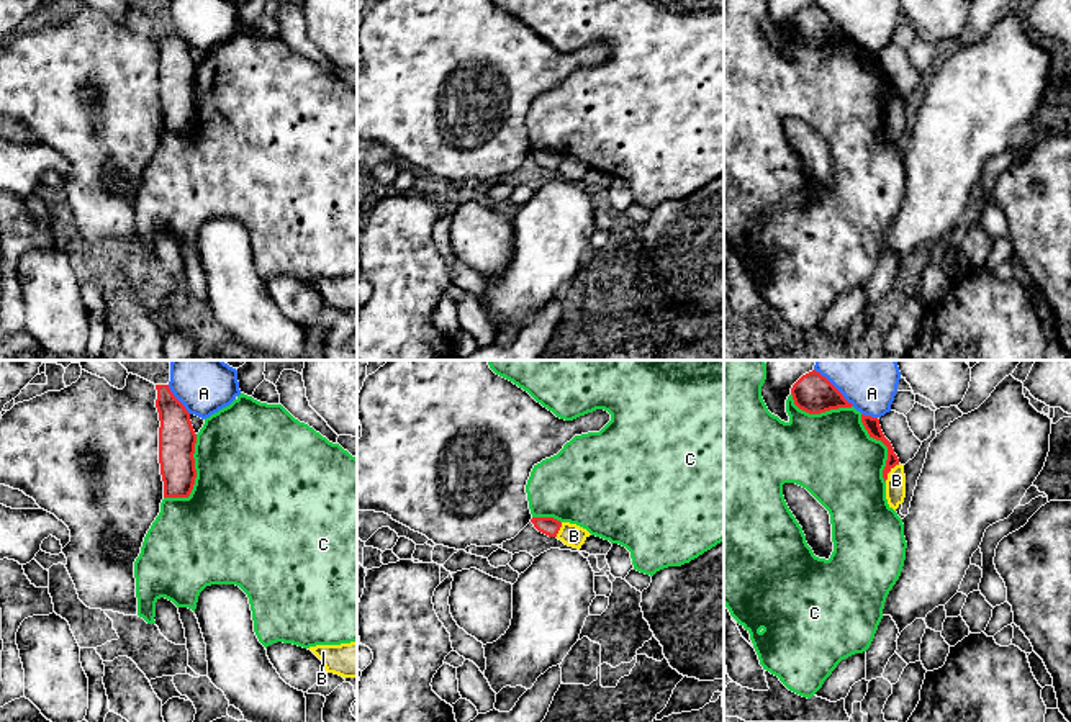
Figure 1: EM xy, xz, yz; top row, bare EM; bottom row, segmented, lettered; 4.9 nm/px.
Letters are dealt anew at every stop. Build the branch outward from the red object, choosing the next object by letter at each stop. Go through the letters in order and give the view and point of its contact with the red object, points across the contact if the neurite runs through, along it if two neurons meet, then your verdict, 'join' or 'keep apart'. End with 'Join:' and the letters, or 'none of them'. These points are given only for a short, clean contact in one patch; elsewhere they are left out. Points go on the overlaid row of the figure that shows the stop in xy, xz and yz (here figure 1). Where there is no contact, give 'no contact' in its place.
A: contact xy (177, 400); keep apart
B: contact yz (890, 470); border yz (899, 464), (885, 480); keep apart
C: contact xy (195, 477); keep apart
Join: none of them

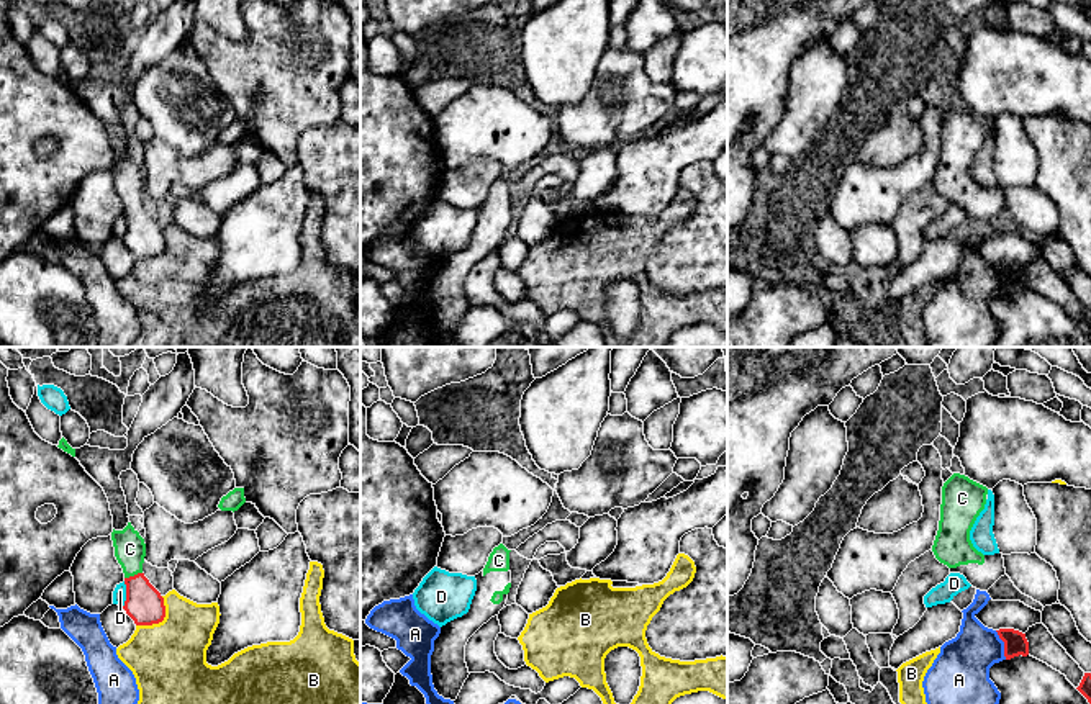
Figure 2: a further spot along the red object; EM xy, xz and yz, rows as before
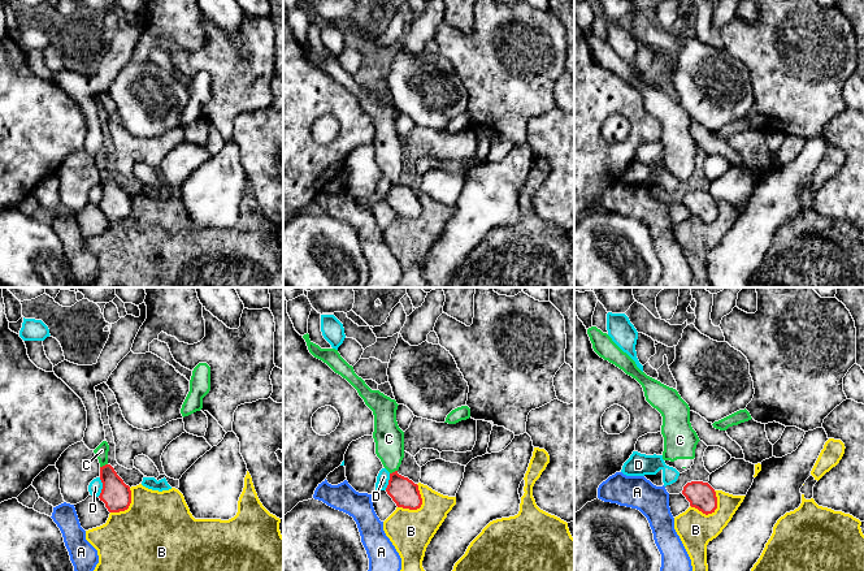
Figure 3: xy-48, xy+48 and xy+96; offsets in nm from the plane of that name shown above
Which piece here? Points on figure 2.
A: contact yz (1004, 645); keep apart
B: contact xy (161, 621); keep apart
C: contact xy (135, 575); way xy (144, 604), (135, 575), (130, 549); join
D: contact xy (126, 595); keep apart
Join: C

